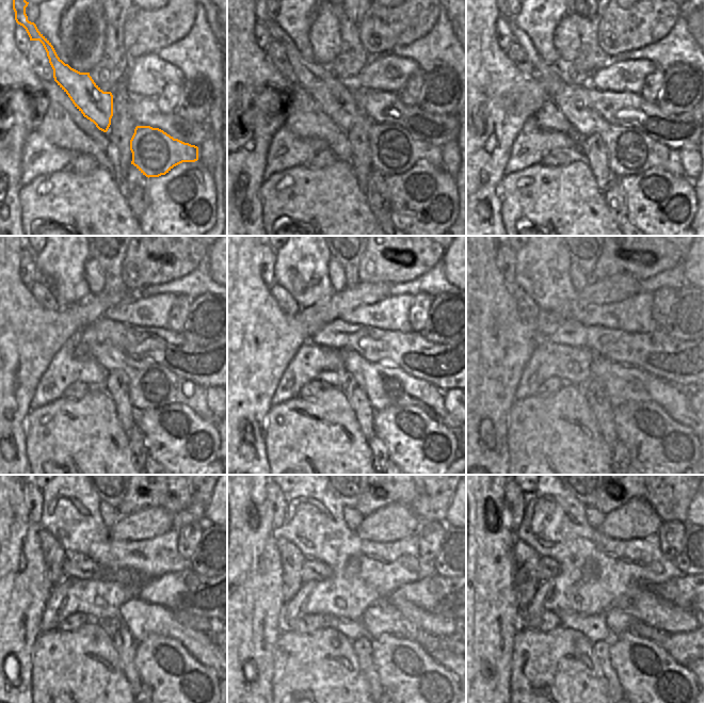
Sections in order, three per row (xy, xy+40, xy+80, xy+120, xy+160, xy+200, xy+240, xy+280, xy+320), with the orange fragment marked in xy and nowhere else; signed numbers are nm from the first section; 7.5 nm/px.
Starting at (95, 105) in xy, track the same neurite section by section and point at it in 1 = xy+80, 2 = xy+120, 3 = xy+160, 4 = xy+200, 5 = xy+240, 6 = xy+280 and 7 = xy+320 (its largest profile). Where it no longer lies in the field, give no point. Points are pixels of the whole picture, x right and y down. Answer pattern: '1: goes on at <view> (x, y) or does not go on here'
1: goes on at xy+80 (630, 152)
2: goes on at xy+120 (149, 385)
3: goes on at xy+160 (386, 385)
4: goes on at xy+200 (622, 383)
5: goes on at xy+240 (141, 619)
6: goes on at xy+280 (381, 618)
7: goes on at xy+320 (618, 621)

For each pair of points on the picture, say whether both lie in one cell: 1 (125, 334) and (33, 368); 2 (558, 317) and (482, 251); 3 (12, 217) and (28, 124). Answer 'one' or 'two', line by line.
1: two
2: one
3: one

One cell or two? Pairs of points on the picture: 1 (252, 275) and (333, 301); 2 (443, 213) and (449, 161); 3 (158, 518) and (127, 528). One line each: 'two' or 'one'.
1: one
2: two
3: one

